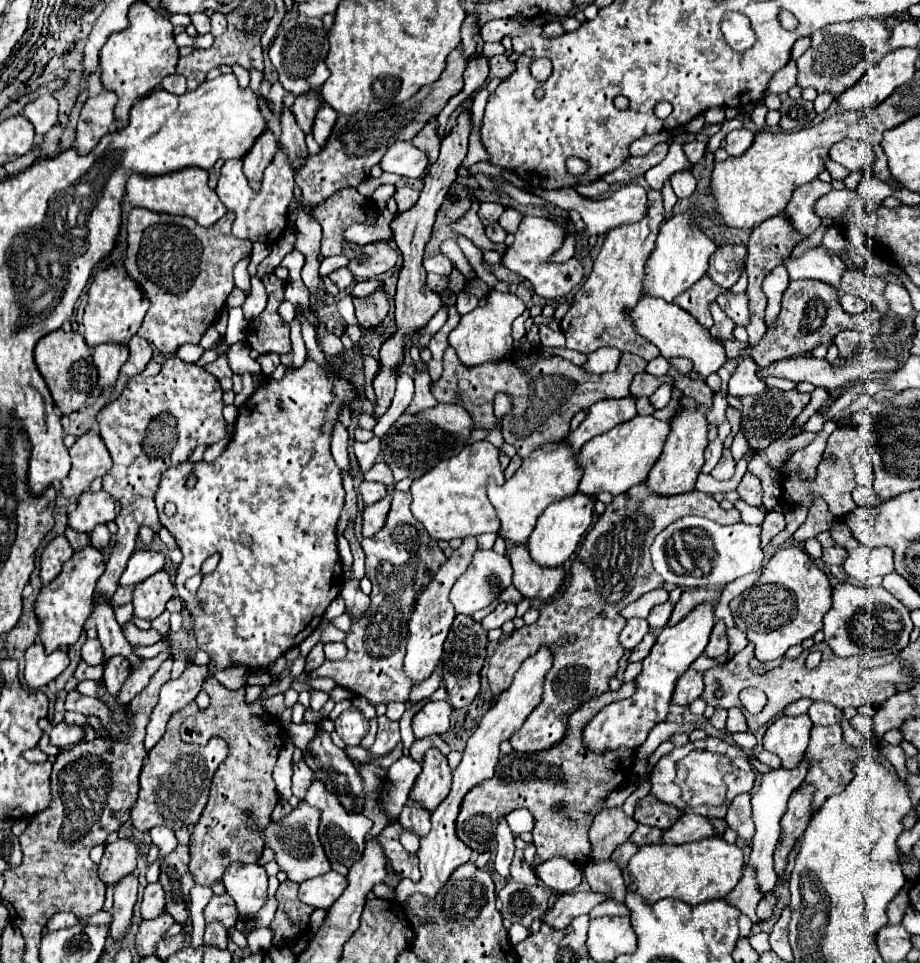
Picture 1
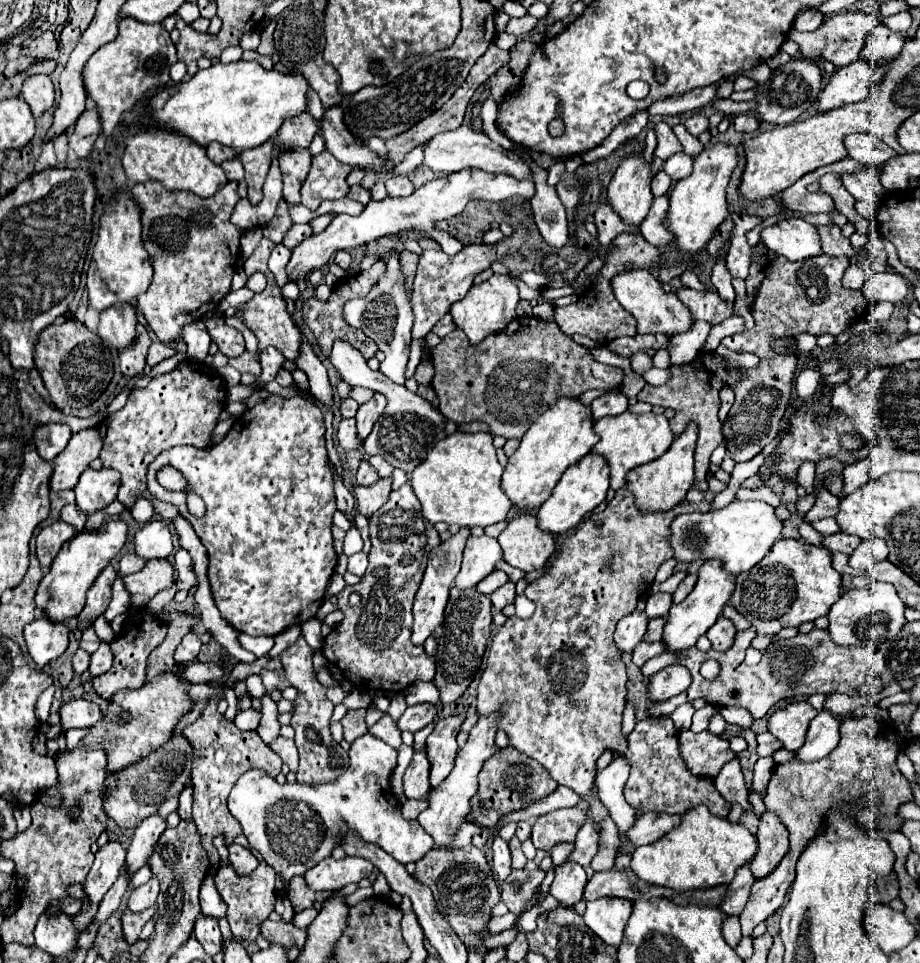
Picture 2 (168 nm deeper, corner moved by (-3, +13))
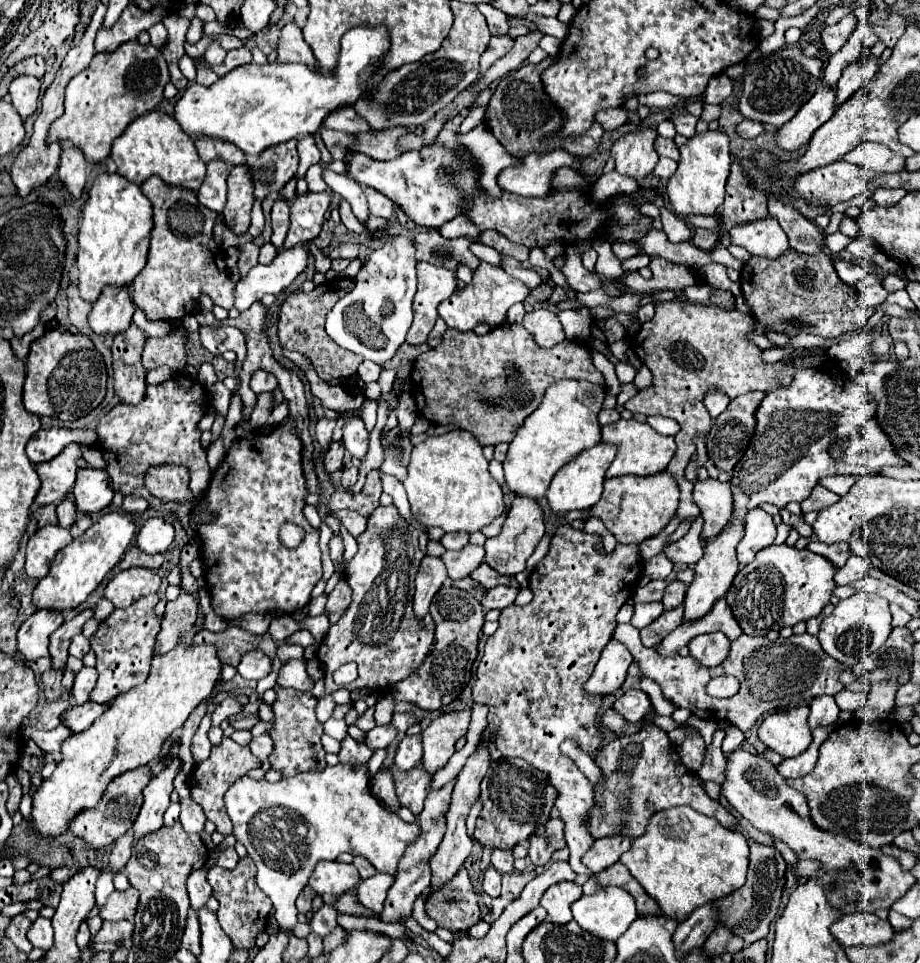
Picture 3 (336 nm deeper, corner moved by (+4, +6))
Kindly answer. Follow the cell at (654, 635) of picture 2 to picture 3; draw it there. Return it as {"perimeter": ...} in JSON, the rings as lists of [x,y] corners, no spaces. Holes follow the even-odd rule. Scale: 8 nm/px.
{"perimeter":[[[683,607],[671,609],[663,613],[659,619],[655,619],[647,629],[641,629],[641,641],[645,647],[657,647],[675,627],[681,625],[683,619]]]}

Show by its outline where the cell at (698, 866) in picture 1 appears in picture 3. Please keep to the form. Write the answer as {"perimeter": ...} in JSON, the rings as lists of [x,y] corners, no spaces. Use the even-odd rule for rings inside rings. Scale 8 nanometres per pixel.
{"perimeter":[[[671,807],[651,817],[649,829],[621,855],[621,863],[641,883],[647,895],[659,903],[663,915],[683,921],[693,909],[721,899],[745,883],[749,841],[745,835],[717,825],[715,819],[691,807]]]}

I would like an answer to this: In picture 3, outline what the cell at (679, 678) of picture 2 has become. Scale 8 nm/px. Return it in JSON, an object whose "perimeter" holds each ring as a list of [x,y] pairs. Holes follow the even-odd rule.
{"perimeter":[[[629,689],[629,691],[625,691],[625,695],[623,697],[619,697],[617,701],[615,701],[615,705],[613,705],[627,721],[631,721],[631,723],[637,723],[637,721],[641,721],[649,711],[651,711],[651,699],[649,699],[649,695],[645,693],[645,691],[641,691],[641,689]]]}

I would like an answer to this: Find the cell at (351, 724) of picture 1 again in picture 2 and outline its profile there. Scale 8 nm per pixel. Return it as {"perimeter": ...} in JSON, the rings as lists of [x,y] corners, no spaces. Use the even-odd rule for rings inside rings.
{"perimeter":[[[348,710],[348,714],[342,720],[344,726],[344,740],[346,742],[354,742],[356,738],[364,736],[368,732],[368,726],[364,722],[364,712],[366,710]]]}

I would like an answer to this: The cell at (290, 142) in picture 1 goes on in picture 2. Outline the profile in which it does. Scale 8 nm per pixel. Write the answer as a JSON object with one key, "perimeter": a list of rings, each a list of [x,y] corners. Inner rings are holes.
{"perimeter":[[[292,152],[292,156],[280,156],[280,170],[284,178],[284,200],[290,206],[300,204],[300,188],[308,174],[312,156],[310,152]]]}

